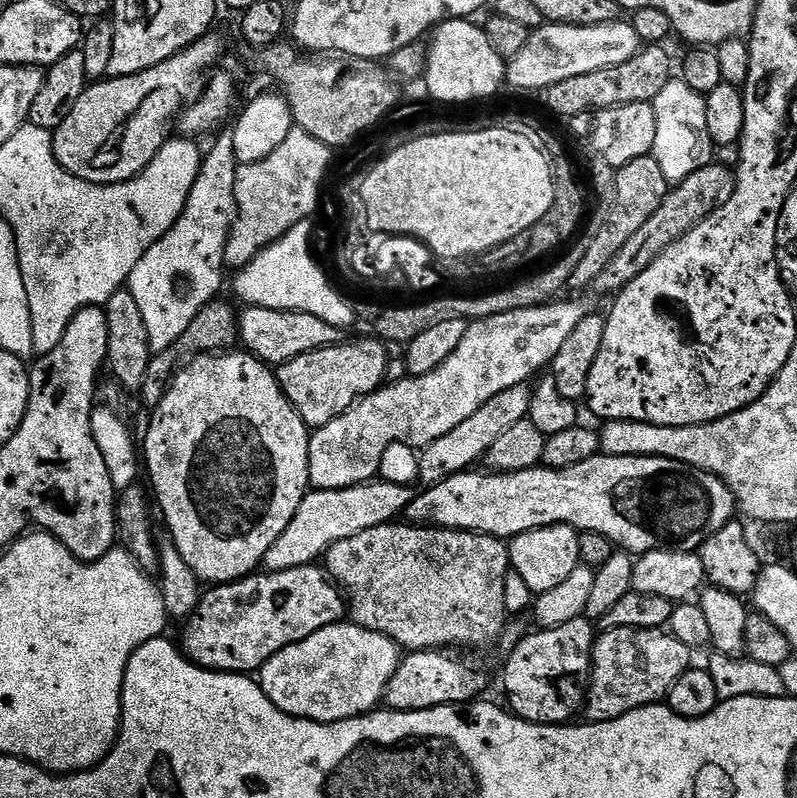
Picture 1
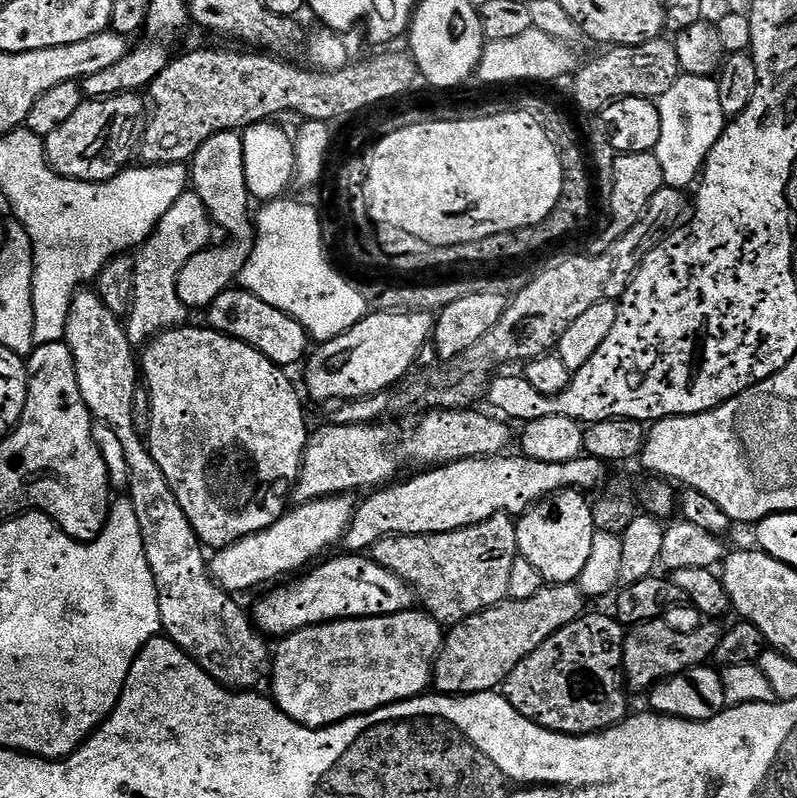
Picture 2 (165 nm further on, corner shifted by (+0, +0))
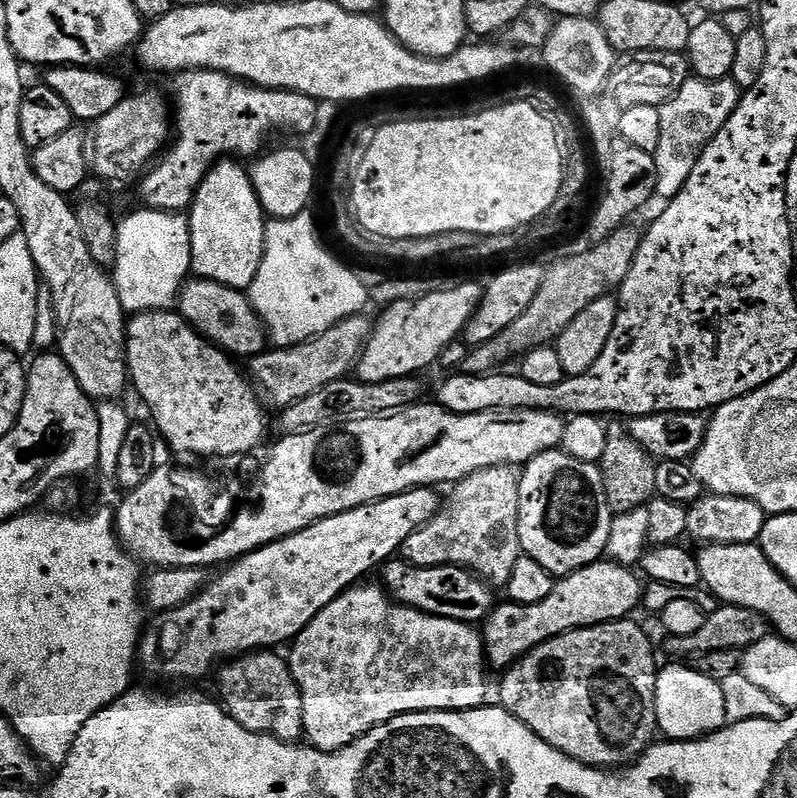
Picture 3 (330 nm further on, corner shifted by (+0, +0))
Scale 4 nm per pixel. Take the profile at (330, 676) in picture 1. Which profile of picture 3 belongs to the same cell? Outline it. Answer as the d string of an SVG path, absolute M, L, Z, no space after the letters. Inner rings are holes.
M353 586L347 592L342 593L330 606L326 606L314 617L295 640L291 641L292 653L287 653L286 659L294 678L300 687L302 694L302 718L304 719L303 735L308 736L307 743L319 752L339 752L350 742L354 742L357 736L363 732L369 732L374 726L385 724L401 716L404 712L461 712L471 708L485 707L488 696L488 676L484 673L486 669L486 657L484 654L483 635L473 625L463 624L450 618L431 616L425 612L419 612L416 608L406 608L403 604L396 603L391 599L383 587L360 588L364 586Z

